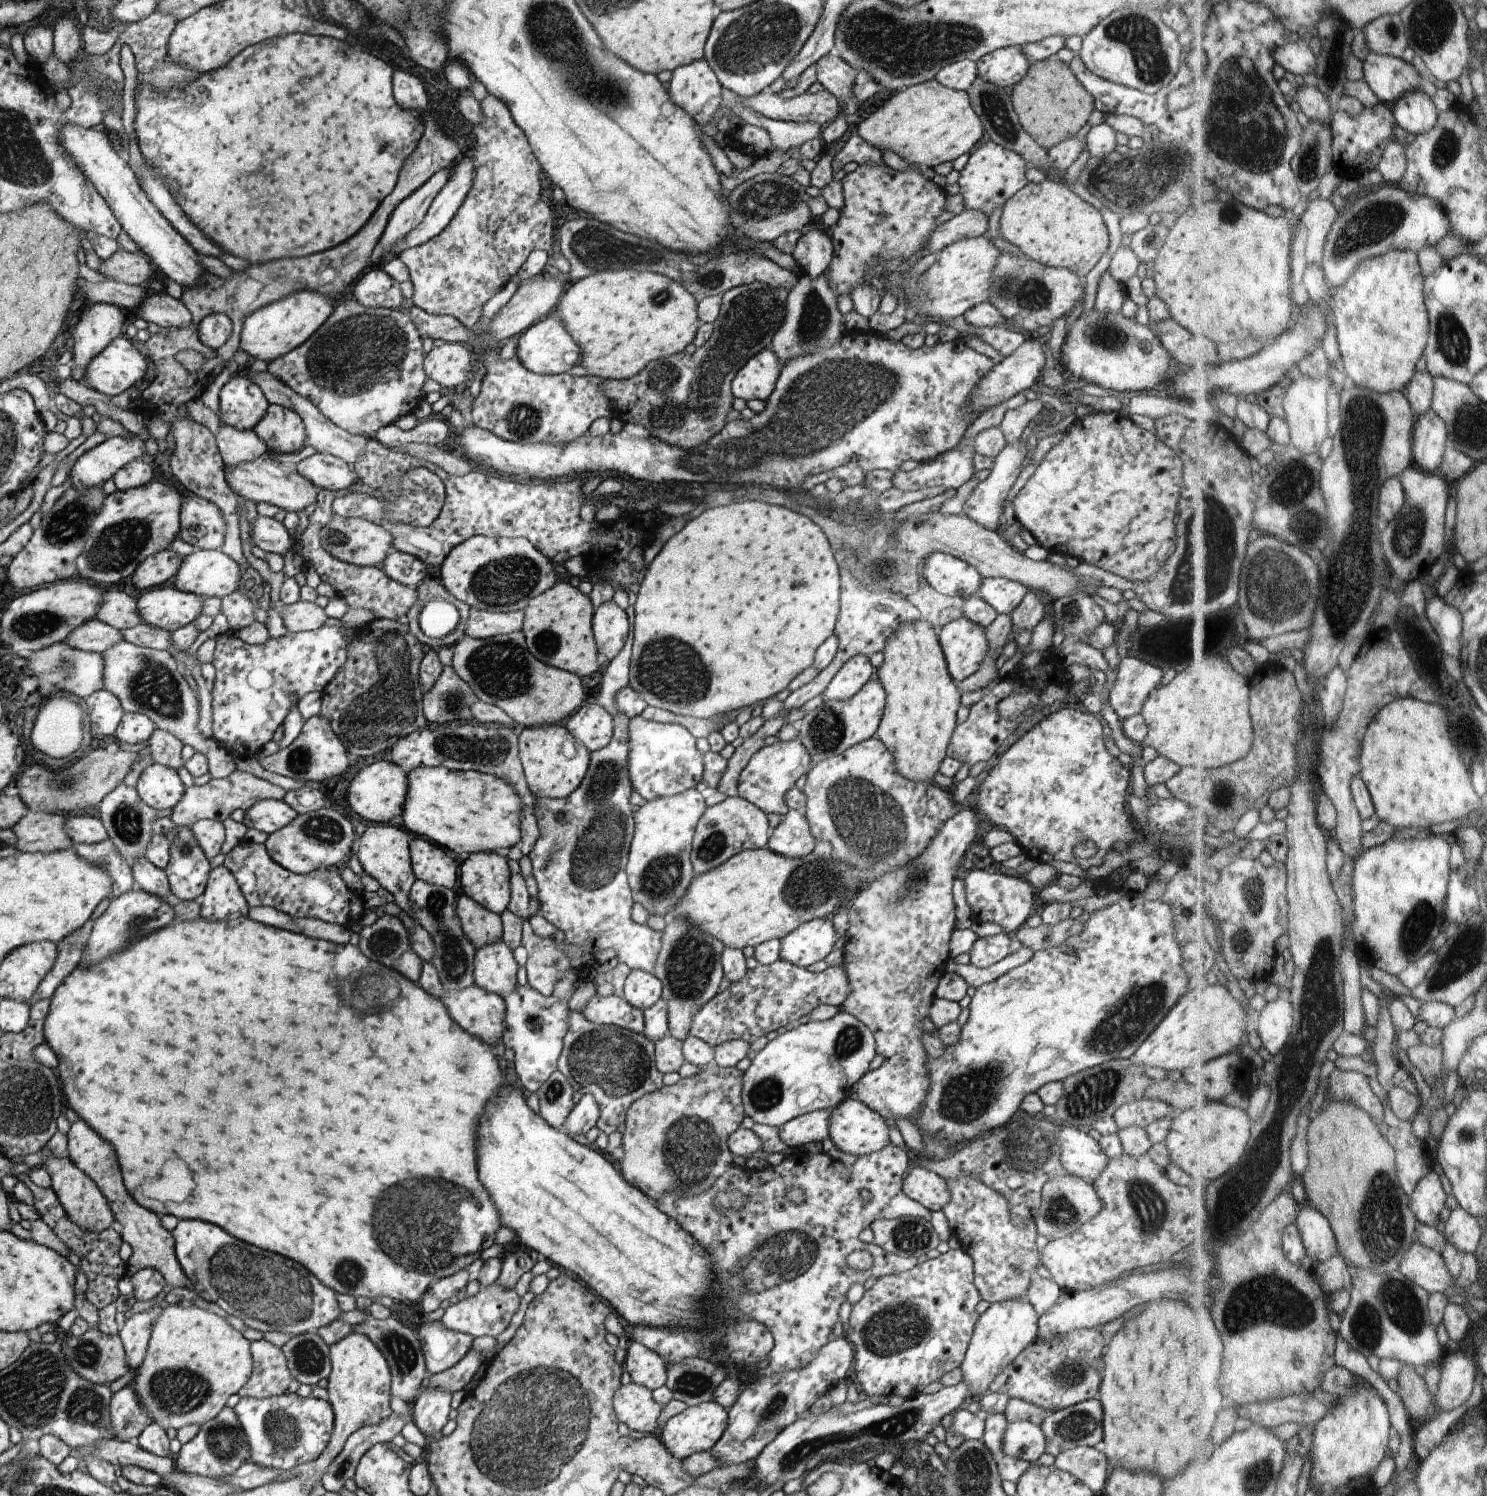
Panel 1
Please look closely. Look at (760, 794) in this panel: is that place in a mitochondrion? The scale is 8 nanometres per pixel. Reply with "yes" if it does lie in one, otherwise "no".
no

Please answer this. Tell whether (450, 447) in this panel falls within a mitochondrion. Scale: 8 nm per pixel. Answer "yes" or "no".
no

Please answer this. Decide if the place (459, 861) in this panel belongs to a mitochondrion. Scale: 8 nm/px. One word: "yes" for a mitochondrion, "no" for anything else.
no

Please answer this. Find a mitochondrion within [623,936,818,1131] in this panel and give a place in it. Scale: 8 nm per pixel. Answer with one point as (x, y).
(767, 1093)

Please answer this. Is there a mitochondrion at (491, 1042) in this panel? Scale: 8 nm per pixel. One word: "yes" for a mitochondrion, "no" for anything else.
no

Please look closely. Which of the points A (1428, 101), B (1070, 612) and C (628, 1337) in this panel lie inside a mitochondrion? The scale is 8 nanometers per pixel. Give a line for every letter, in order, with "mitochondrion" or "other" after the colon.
A: other
B: mitochondrion
C: other

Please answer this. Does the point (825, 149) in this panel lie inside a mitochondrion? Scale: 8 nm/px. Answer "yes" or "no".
no

